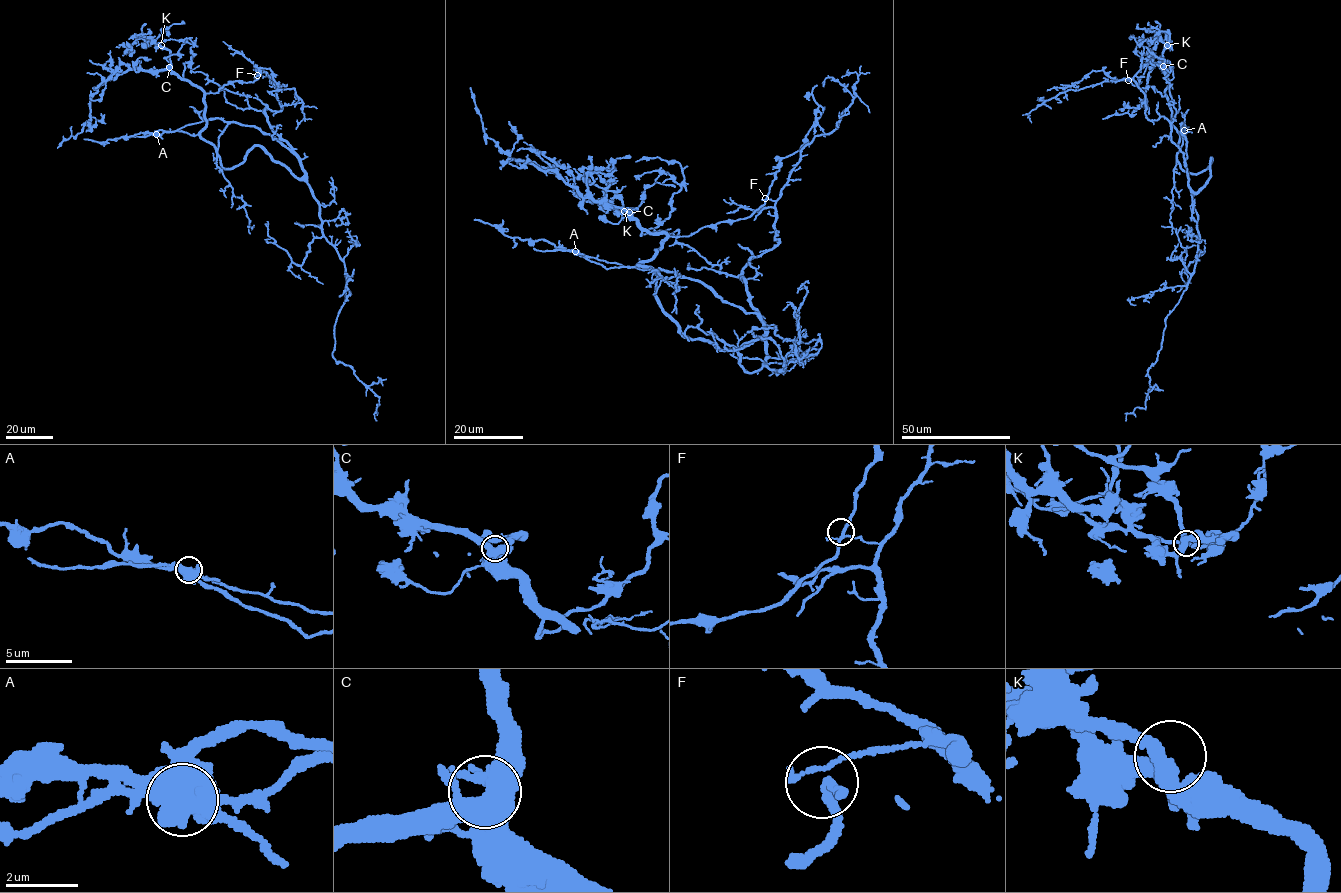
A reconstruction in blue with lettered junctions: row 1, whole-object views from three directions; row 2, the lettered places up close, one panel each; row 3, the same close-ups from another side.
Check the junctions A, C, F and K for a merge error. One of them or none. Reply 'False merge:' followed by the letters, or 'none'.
False merge: none

